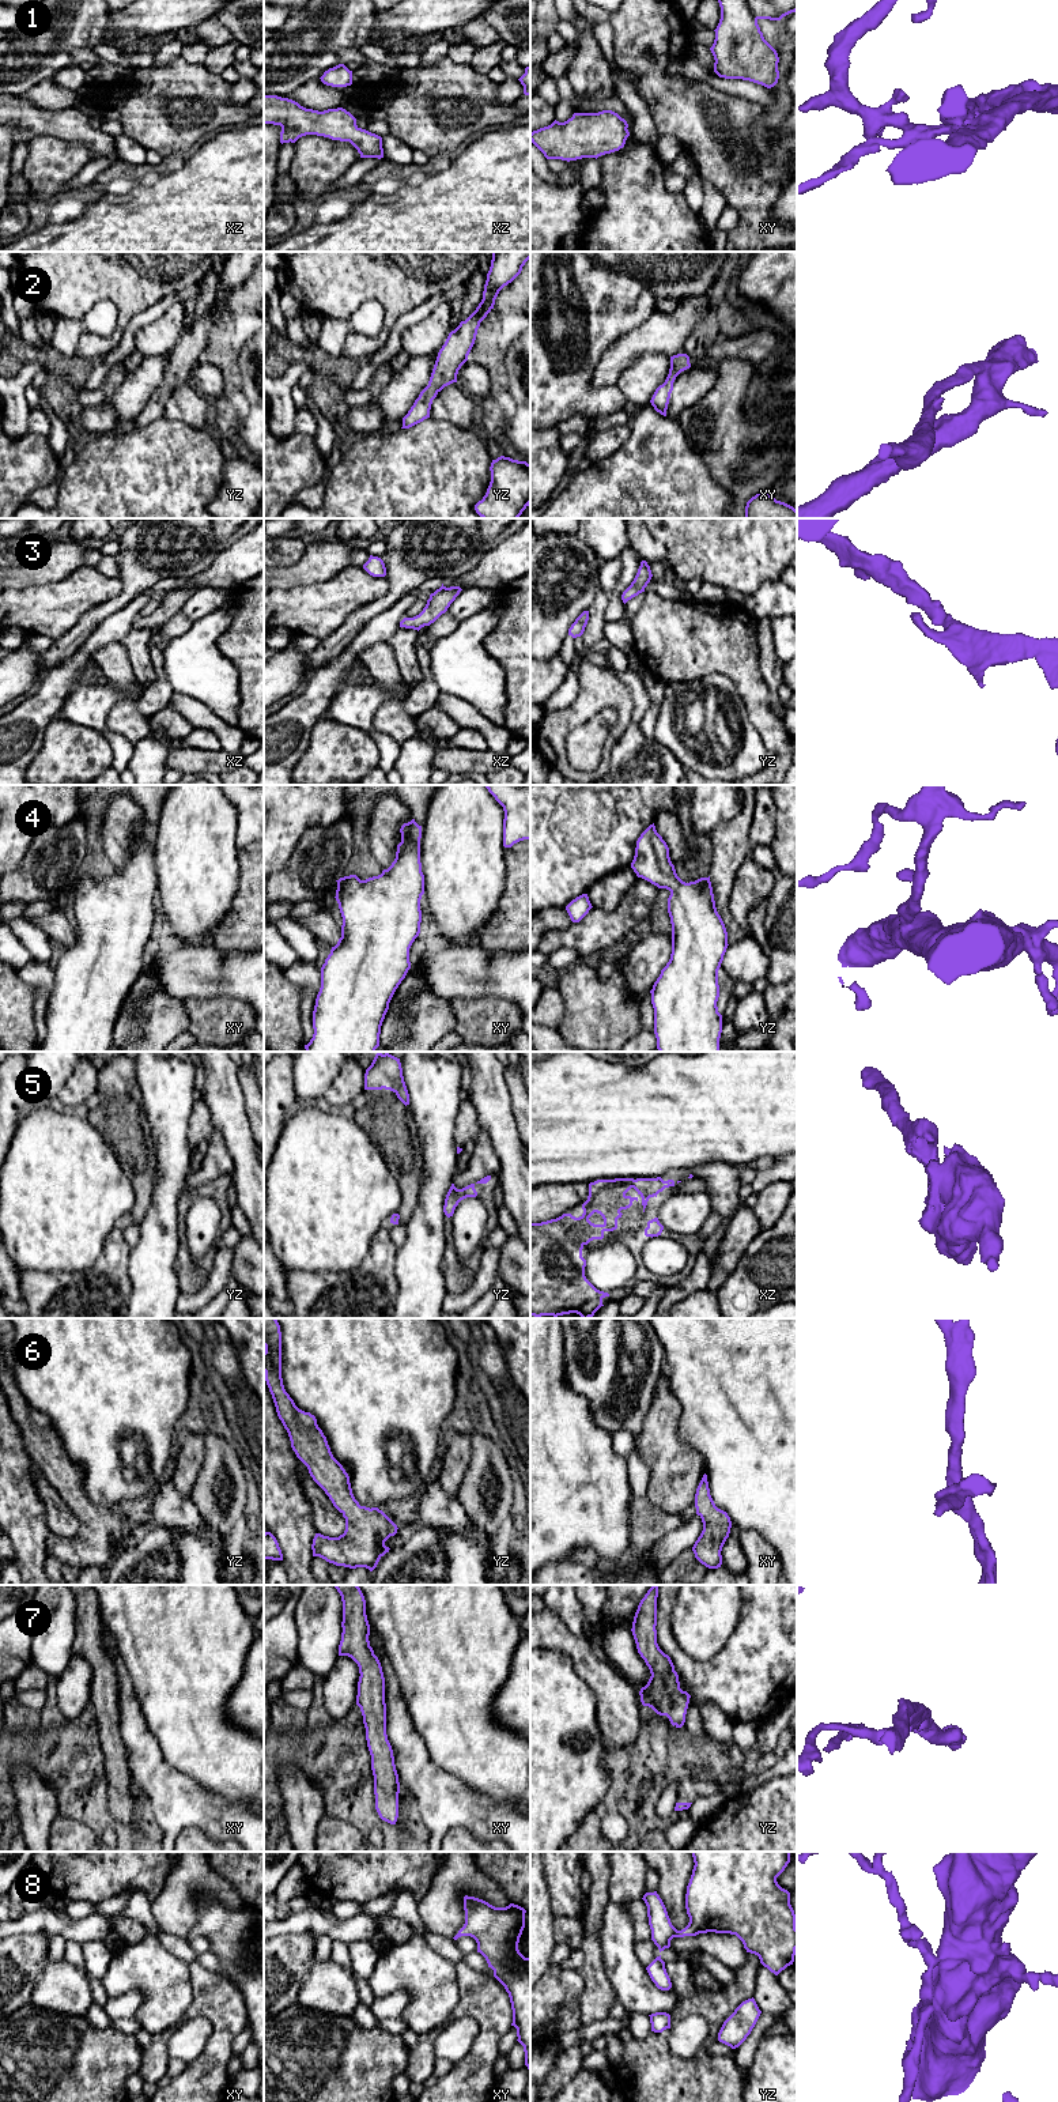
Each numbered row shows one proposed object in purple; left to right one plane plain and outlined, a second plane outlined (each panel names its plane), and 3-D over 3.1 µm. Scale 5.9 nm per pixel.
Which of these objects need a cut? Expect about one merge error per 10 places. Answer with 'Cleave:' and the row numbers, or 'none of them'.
Cleave: none of them

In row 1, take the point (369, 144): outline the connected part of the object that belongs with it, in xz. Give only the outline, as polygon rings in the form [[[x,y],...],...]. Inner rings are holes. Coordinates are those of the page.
[[[264,95],[264,124],[280,125],[280,143],[295,143],[306,135],[349,141],[360,158],[383,158],[382,137],[362,129],[356,118],[343,107],[324,112],[306,109],[277,95]]]

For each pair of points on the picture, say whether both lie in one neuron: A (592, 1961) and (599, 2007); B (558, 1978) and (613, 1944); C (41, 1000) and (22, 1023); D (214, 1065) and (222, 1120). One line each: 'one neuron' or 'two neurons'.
A: one neuron
B: two neurons
C: two neurons
D: one neuron

